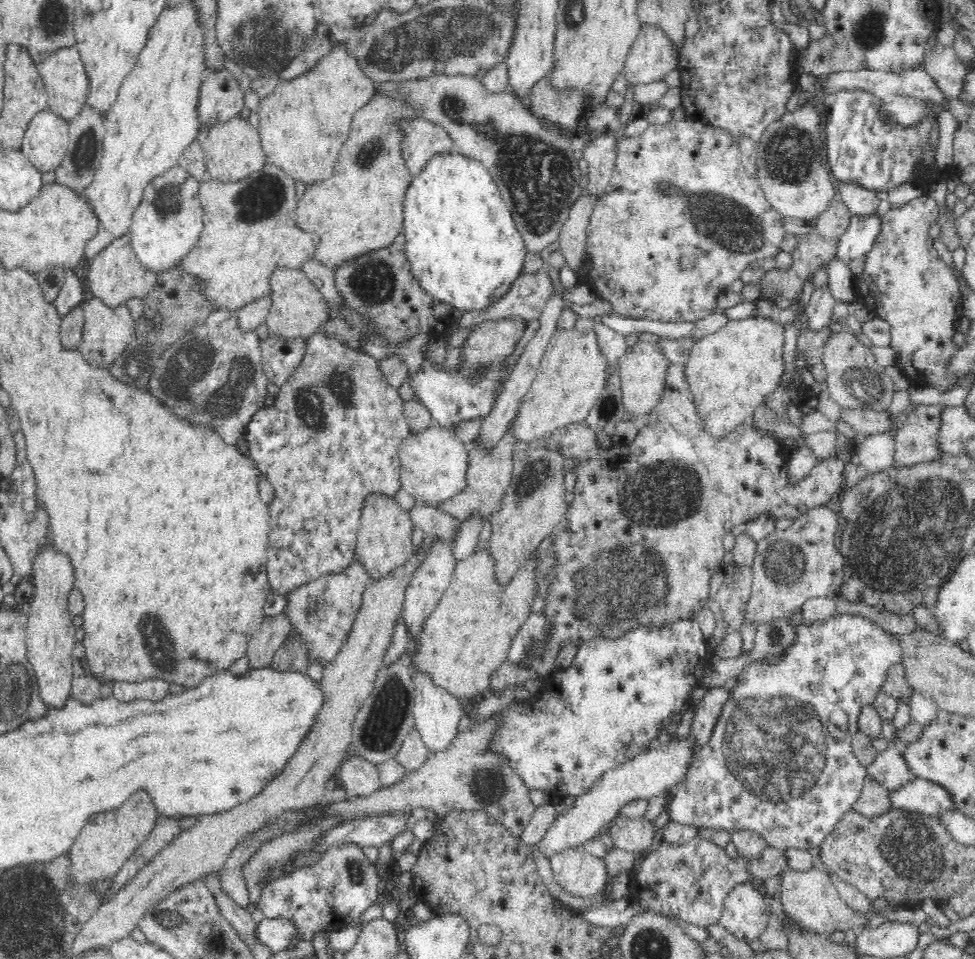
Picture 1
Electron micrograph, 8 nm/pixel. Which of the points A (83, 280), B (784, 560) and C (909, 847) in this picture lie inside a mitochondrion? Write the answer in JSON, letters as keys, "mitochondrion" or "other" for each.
{"A":"other","B":"mitochondrion","C":"mitochondrion"}

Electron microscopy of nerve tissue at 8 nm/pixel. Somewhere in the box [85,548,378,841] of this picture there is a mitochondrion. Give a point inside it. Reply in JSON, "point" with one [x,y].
{"point":[161,647]}

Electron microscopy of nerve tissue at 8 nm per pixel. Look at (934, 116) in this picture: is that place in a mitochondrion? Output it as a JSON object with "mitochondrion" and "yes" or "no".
{"mitochondrion":"no"}

